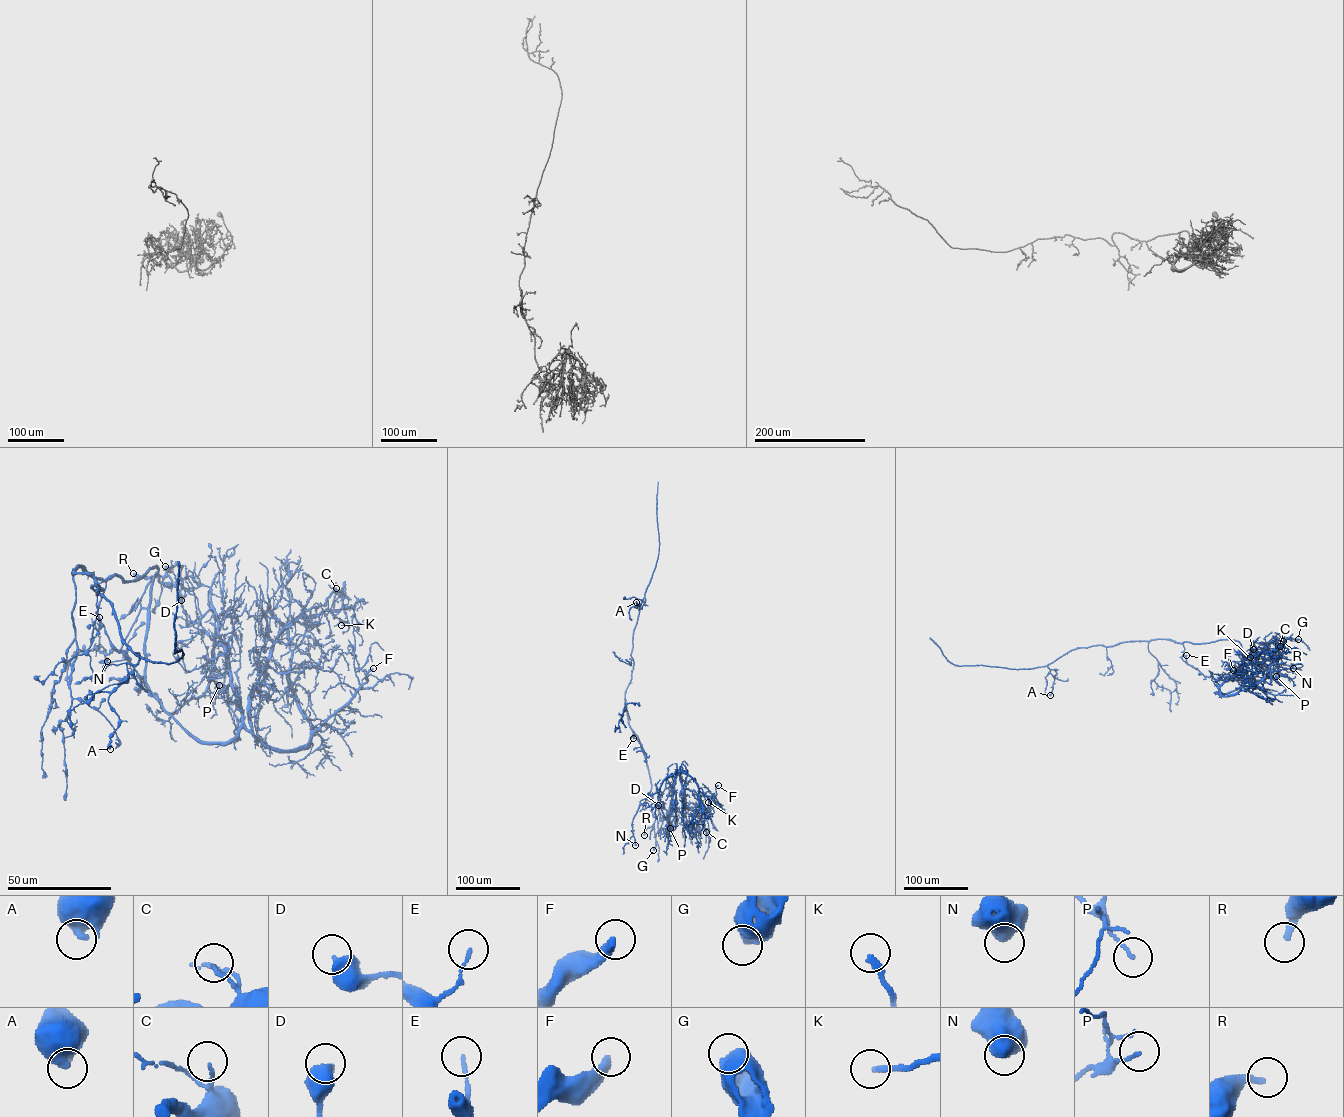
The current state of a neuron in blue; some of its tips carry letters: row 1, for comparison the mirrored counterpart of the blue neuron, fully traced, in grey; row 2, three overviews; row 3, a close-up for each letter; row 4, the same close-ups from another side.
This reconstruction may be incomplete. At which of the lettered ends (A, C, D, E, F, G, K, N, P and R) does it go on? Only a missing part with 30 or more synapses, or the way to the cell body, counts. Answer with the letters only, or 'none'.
F

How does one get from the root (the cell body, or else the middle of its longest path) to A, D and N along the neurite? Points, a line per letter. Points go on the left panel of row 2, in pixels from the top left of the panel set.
A: (97, 578), (82, 566), (72, 572), (94, 576), (121, 639), (139, 656), (109, 697), (119, 717), (110, 749)
D: (97, 578), (158, 569), (145, 679), (171, 713), (205, 691), (220, 641), (209, 588), (184, 588), (181, 600)
N: (97, 578), (135, 580), (158, 569), (150, 604), (121, 651), (96, 648), (104, 649), (107, 661)

